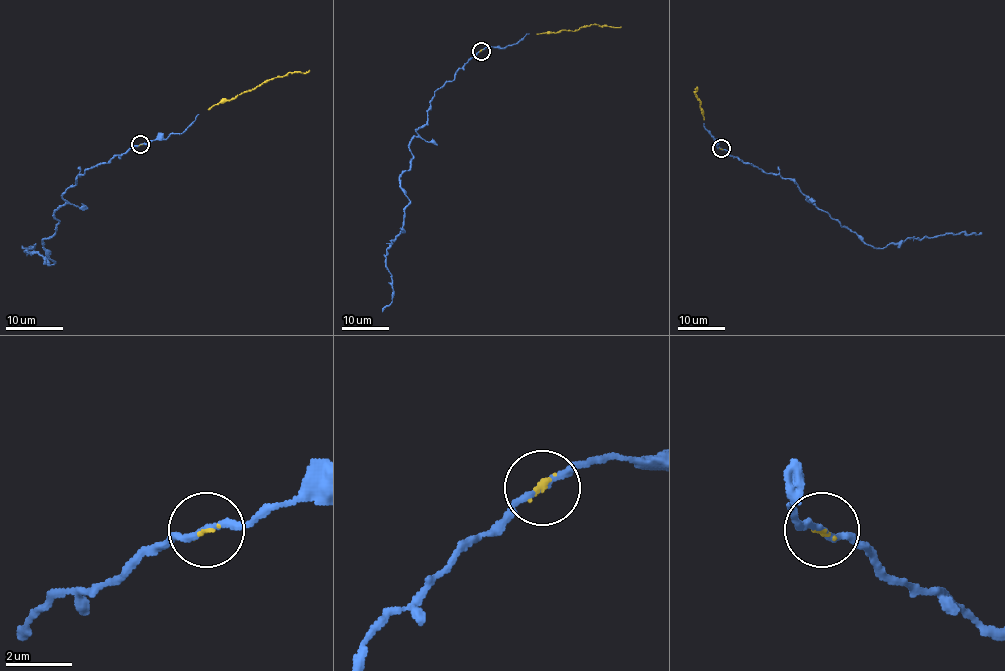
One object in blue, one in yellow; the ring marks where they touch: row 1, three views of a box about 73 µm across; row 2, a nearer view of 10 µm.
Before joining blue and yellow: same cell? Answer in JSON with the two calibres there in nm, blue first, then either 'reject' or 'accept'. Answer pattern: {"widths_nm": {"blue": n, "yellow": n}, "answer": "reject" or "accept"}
{"widths_nm": {"blue": 200, "yellow": 100}, "answer": "accept"}

